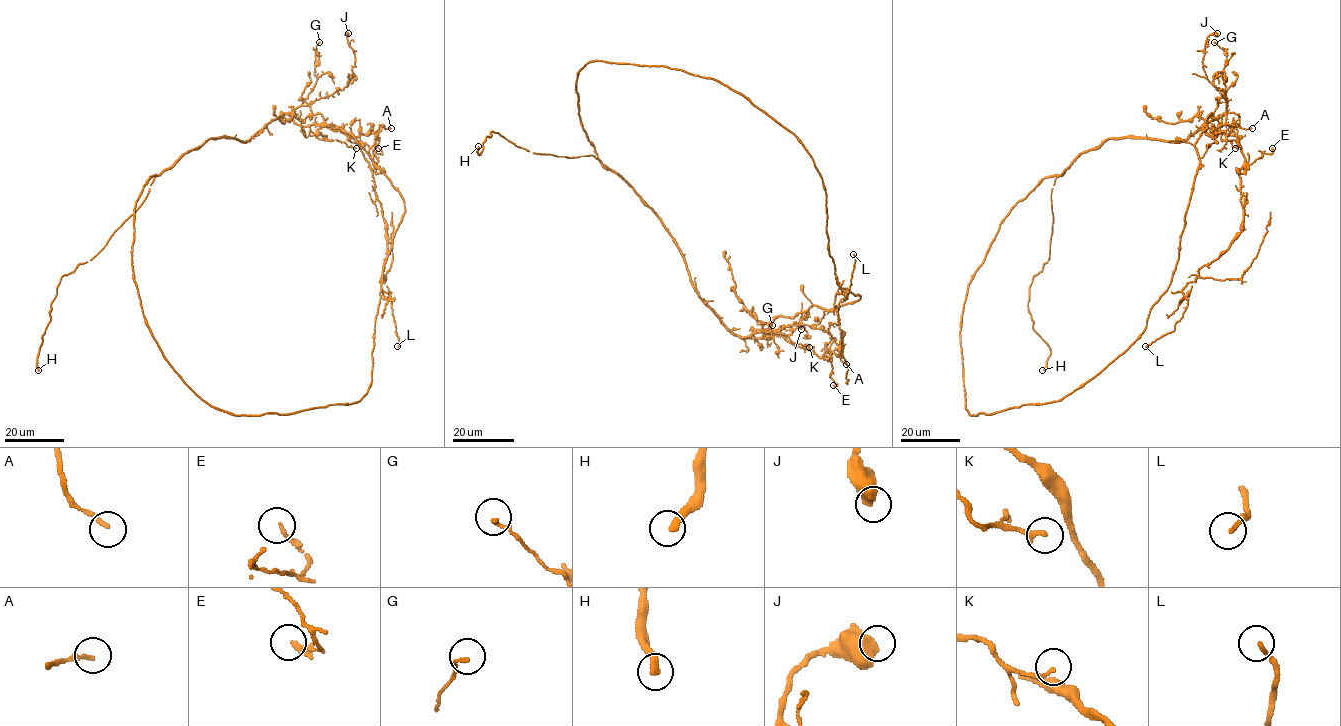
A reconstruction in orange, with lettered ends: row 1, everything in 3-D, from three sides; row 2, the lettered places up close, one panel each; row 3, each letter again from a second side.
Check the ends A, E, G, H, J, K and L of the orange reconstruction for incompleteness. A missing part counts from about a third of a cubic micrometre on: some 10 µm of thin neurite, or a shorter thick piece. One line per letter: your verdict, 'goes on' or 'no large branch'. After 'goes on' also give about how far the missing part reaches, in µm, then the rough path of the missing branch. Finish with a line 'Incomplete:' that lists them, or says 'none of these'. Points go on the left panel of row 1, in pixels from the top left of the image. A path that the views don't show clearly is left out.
A: no large branch
E: no large branch
G: no large branch
H: goes on | 10 µm
J: no large branch
K: no large branch
L: goes on | 6 µm
Incomplete: H, L

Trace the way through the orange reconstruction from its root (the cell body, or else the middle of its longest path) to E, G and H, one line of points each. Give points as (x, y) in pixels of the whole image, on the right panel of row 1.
E: (961, 319), (1001, 220), (1082, 153), (1109, 139), (1183, 141), (1223, 114), (1244, 170), (1272, 148)
G: (961, 319), (999, 224), (1043, 179), (1109, 139), (1183, 141), (1226, 111), (1226, 55), (1214, 42)
H: (961, 319), (1001, 220), (1056, 176), (1050, 256), (1027, 304), (1050, 351), (1042, 370)

